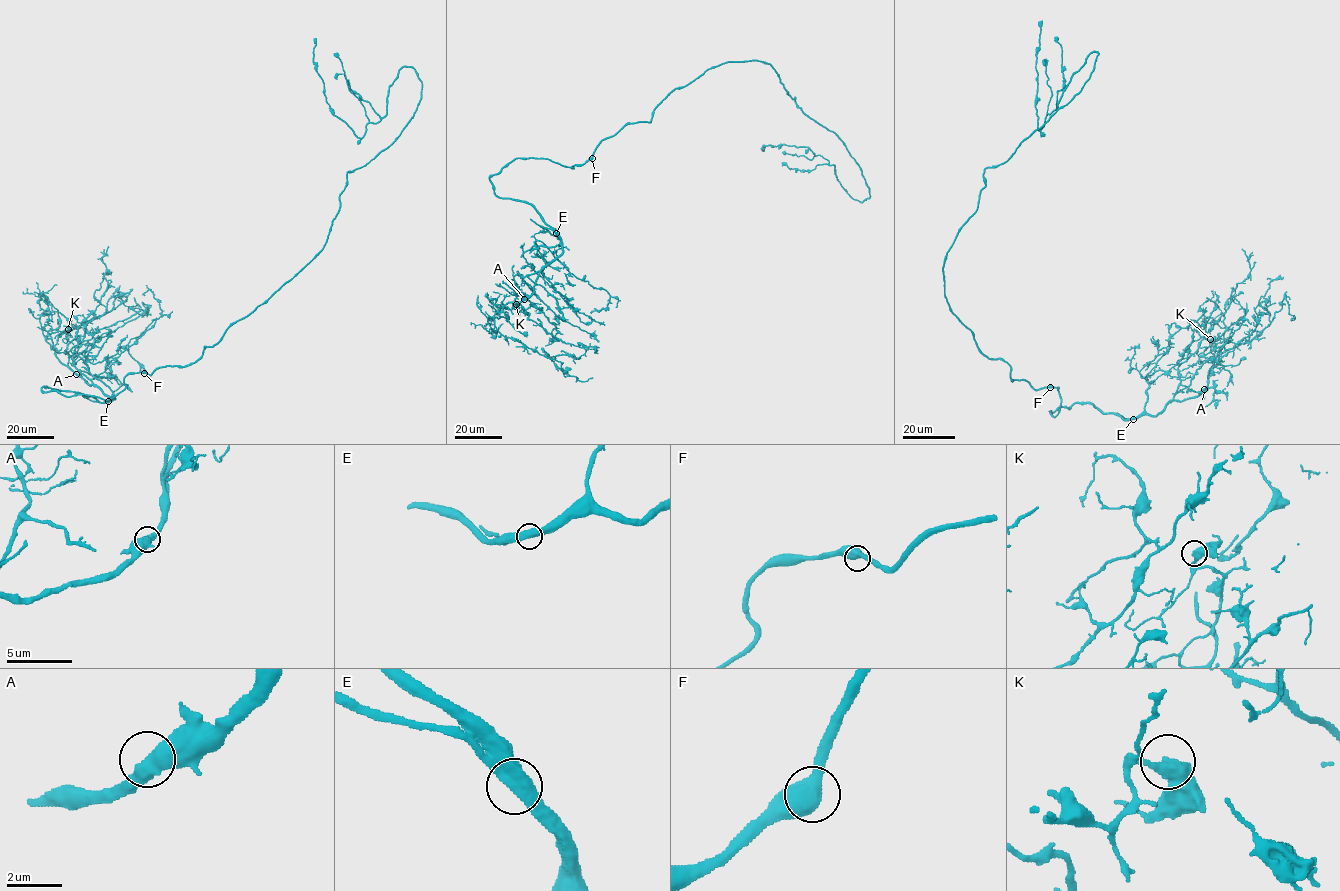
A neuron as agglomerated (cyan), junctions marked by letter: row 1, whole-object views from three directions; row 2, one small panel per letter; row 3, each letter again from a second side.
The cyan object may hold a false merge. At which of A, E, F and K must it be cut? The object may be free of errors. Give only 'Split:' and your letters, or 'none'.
Split: none

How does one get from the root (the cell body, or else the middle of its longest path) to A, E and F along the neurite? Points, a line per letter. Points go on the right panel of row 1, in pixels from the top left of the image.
A: (980, 349), (1004, 359), (1012, 380), (1056, 387), (1054, 417), (1075, 403), (1123, 419), (1155, 415), (1204, 389)
E: (980, 349), (1004, 359), (1012, 380), (1056, 387), (1061, 404), (1054, 417), (1050, 411), (1090, 403), (1132, 419)
F: (980, 349), (989, 358), (1004, 359), (1010, 367), (1012, 380), (1025, 380), (1036, 389), (1050, 387)

